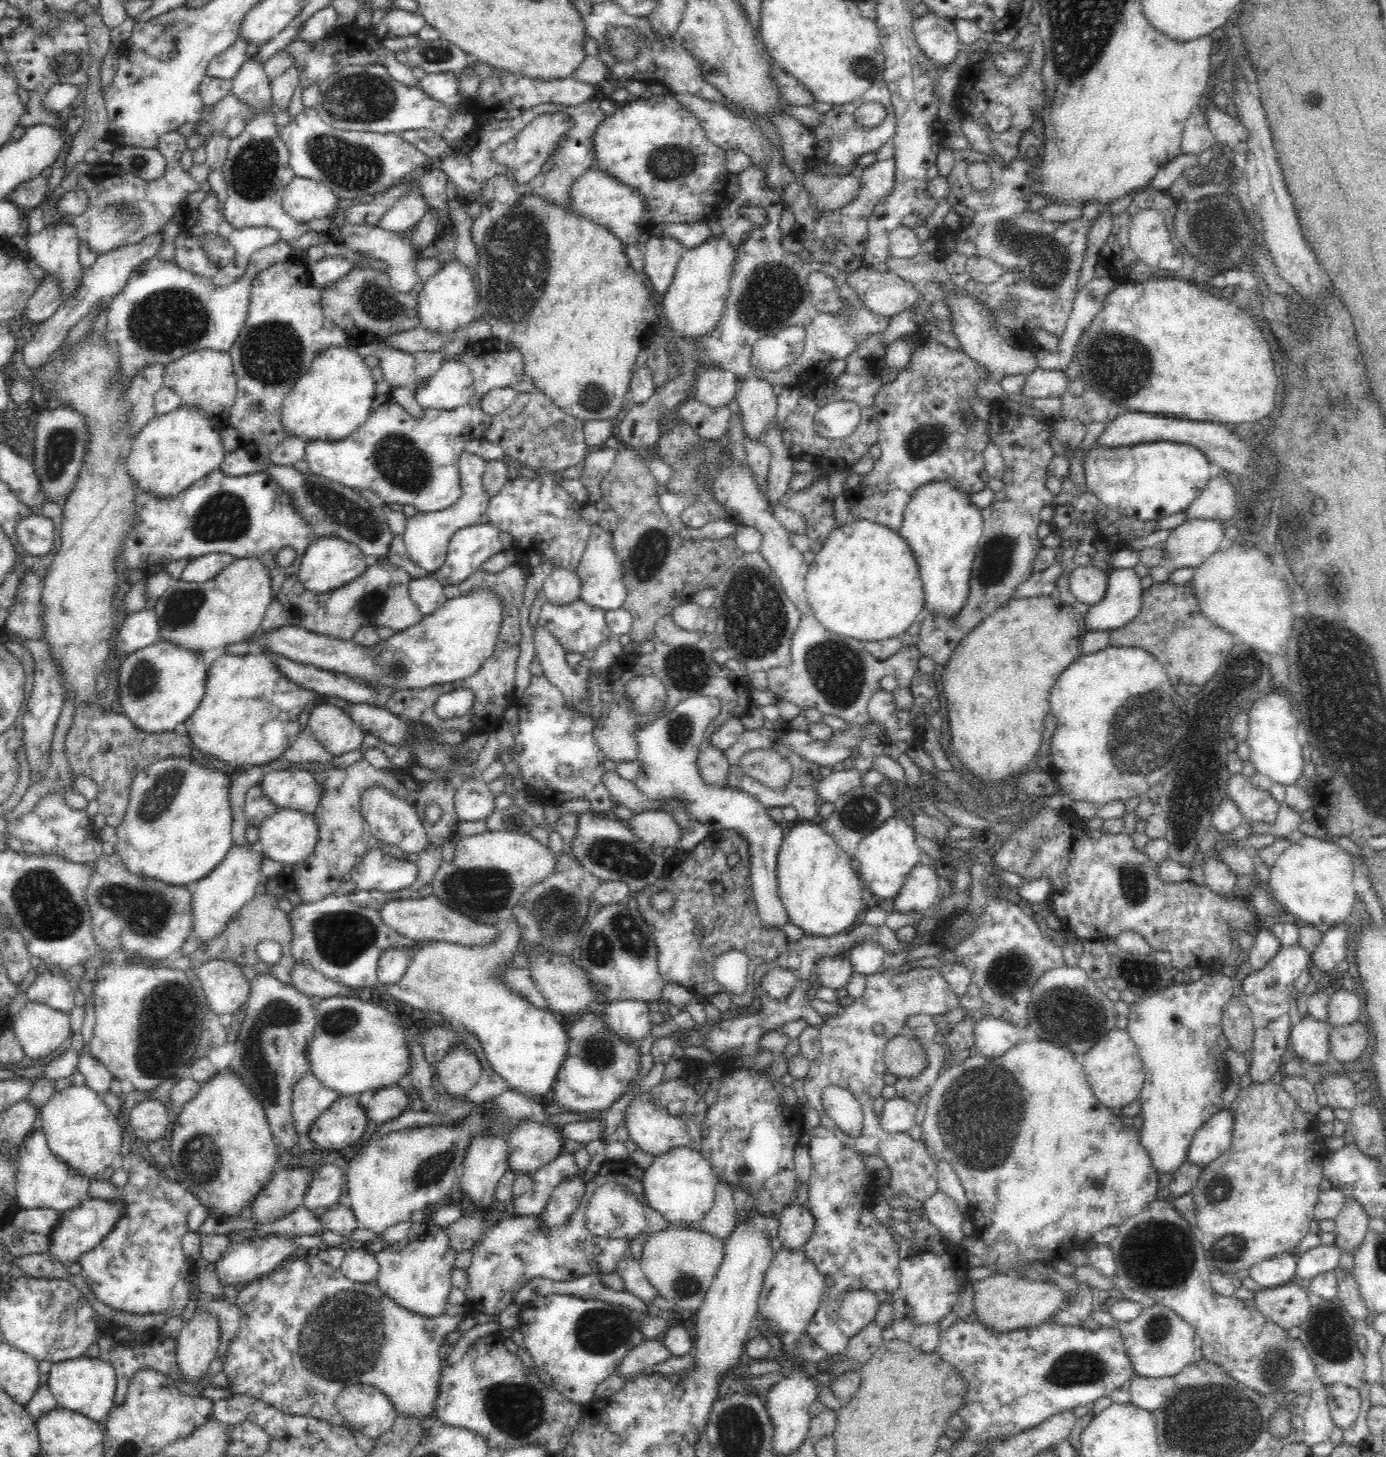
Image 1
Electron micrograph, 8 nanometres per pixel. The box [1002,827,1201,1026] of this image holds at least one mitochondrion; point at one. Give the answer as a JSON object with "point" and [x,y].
{"point":[1134,887]}

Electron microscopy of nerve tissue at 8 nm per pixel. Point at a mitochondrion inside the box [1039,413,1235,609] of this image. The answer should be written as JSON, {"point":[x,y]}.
{"point":[1094,543]}

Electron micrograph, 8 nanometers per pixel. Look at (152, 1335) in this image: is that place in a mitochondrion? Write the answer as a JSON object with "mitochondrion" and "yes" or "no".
{"mitochondrion":"no"}

